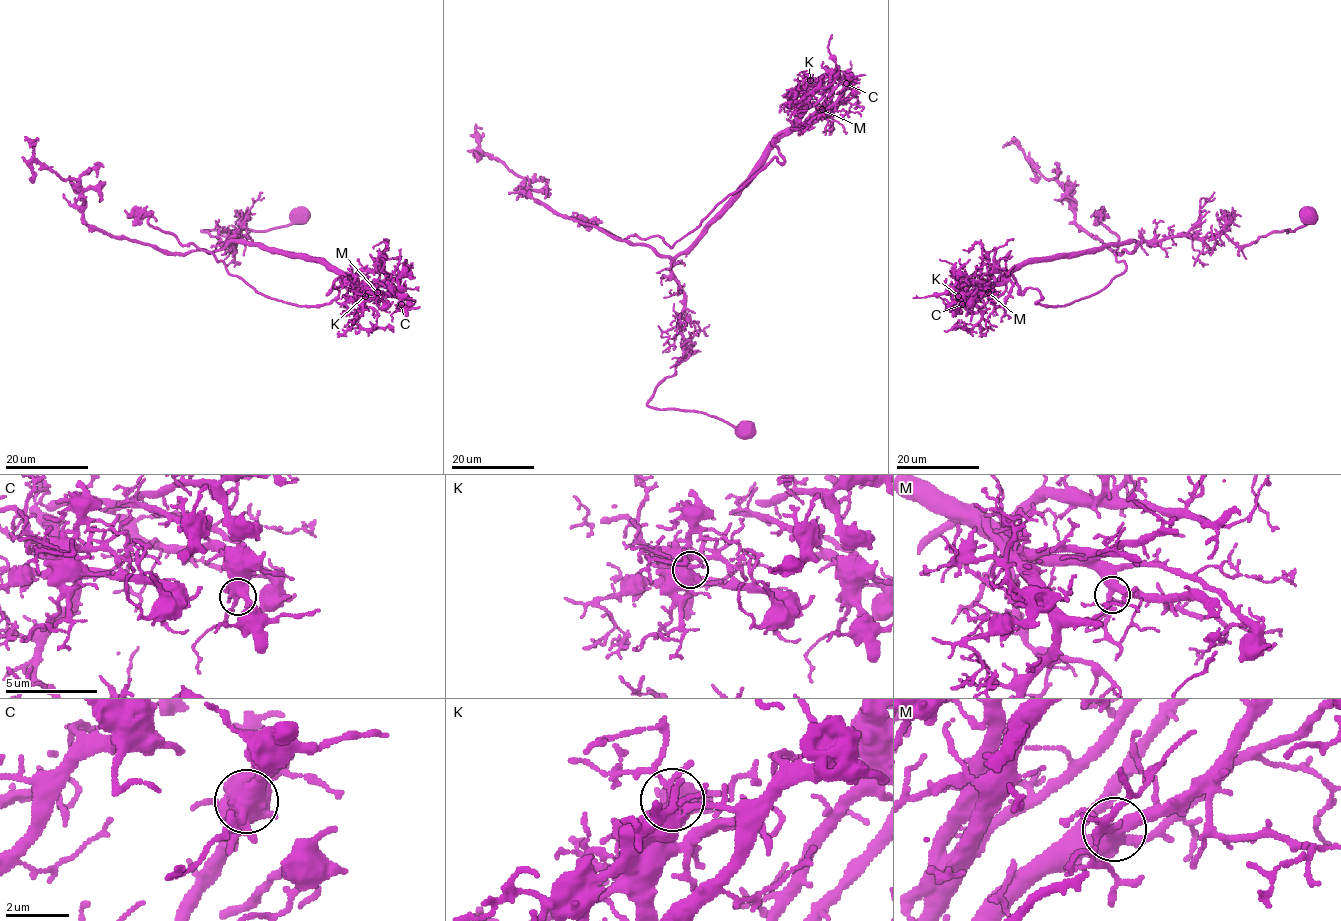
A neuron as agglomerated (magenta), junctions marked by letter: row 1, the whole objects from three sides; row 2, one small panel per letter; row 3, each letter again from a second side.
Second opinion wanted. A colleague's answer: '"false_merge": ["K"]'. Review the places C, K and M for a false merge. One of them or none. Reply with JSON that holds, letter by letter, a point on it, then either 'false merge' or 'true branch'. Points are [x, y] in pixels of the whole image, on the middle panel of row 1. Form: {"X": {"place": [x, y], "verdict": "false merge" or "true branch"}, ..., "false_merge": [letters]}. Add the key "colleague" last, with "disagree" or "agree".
{"C": {"place": [846, 83], "verdict": "true branch"}, "K": {"place": [810, 80], "verdict": "false merge"}, "M": {"place": [822, 109], "verdict": "true branch"}, "false_merge": ["K"], "colleague": "agree"}

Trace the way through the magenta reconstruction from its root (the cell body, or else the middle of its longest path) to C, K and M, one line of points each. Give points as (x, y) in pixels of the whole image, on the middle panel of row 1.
C: (745, 429), (648, 404), (683, 353), (684, 292), (671, 261), (766, 151), (846, 83)
K: (745, 429), (739, 433), (703, 412), (648, 404), (683, 353), (684, 292), (671, 261), (793, 124), (810, 79)
M: (745, 429), (739, 433), (703, 412), (648, 404), (683, 353), (684, 292), (671, 261), (766, 151), (822, 109)

